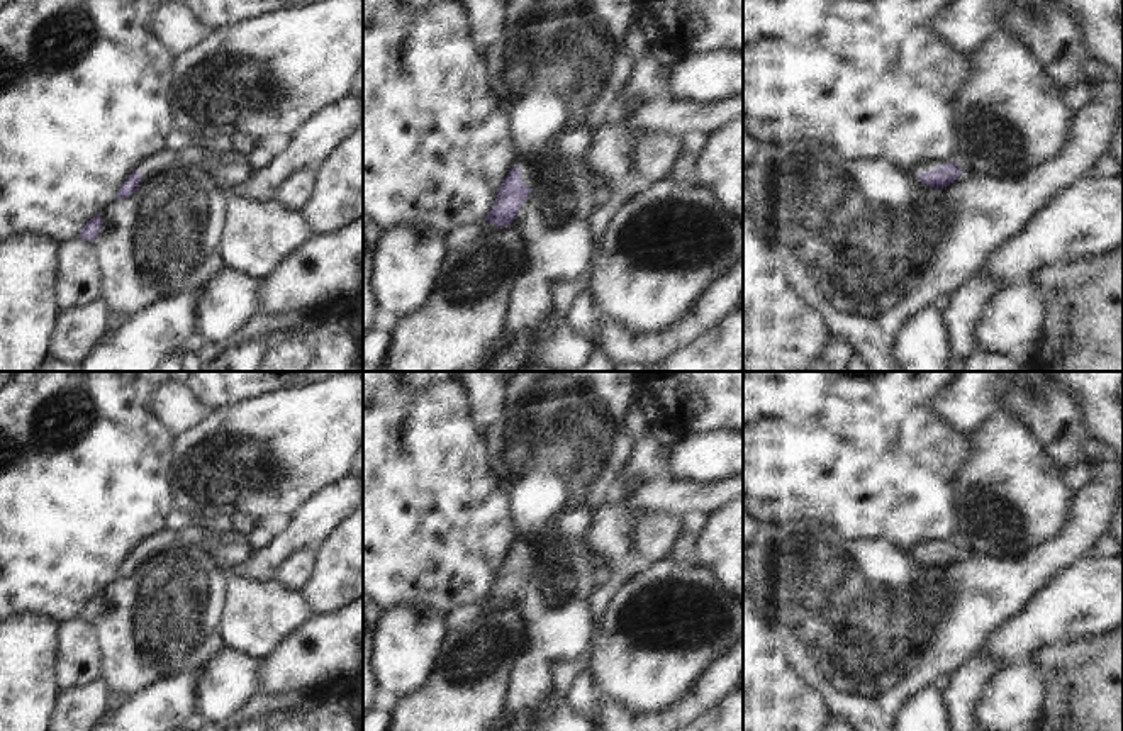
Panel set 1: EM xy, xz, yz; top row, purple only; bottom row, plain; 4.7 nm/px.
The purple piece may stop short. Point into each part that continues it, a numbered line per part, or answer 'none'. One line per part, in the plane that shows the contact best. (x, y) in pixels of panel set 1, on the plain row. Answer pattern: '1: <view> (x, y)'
1: xz (526, 550)

